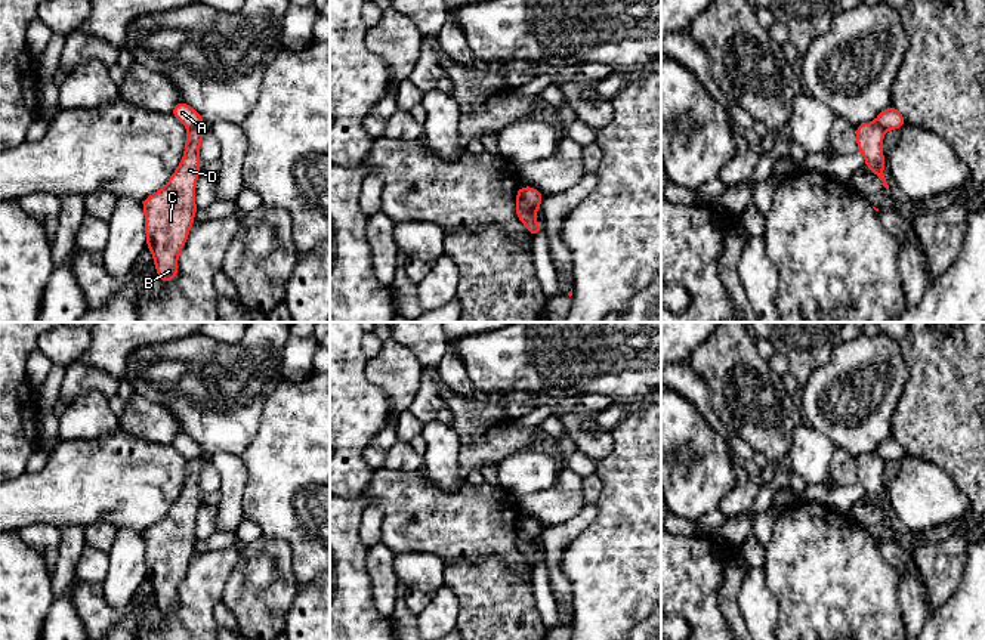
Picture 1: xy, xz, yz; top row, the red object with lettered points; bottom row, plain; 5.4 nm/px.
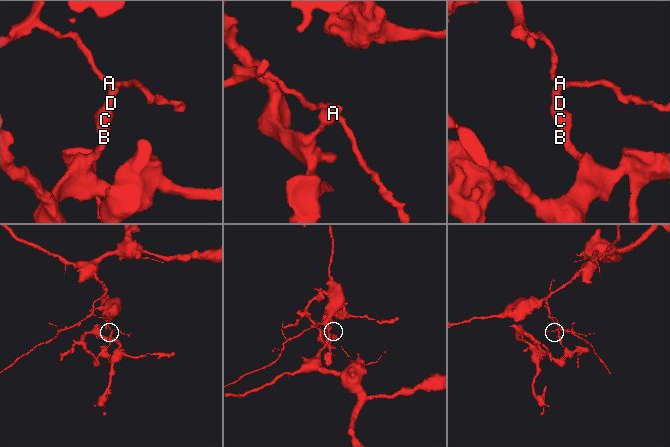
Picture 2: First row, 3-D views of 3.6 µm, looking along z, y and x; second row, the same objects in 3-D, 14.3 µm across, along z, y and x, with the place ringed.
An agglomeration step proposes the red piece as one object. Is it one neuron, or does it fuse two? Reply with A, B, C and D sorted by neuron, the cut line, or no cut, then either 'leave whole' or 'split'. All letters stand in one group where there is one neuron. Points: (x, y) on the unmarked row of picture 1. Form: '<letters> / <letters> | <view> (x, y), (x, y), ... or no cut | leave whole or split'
A / B C D | xz (516, 537), (534, 543) | split

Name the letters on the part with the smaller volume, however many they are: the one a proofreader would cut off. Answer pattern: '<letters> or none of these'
B, C, D

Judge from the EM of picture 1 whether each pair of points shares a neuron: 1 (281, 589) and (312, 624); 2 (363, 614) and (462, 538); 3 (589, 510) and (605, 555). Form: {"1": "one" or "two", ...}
{"1": "two", "2": "two", "3": "two"}

